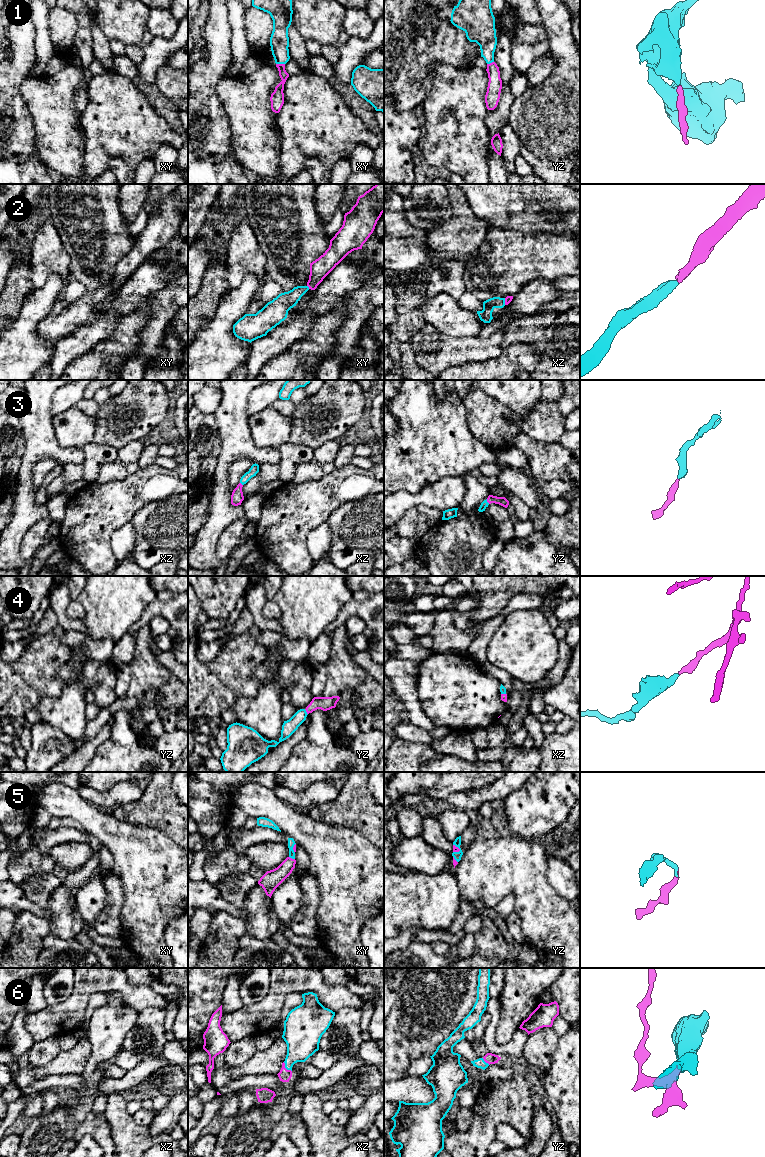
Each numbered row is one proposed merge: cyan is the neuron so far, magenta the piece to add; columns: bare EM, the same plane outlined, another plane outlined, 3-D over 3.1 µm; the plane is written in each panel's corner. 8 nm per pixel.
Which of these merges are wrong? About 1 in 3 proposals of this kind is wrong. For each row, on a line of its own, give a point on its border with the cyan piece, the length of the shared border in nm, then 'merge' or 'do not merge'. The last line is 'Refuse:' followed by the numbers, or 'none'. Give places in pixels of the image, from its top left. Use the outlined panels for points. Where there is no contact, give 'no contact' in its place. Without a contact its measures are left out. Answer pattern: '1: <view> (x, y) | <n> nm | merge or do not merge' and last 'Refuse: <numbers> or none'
1: xy (280, 63) | 70 nm | merge
2: xy (308, 287) | 40 nm | merge
3: yz (486, 501) | 50 nm | merge
4: yz (306, 712) | 50 nm | merge
5: xy (292, 858) | 50 nm | merge
6: xz (286, 1068) | 100 nm | merge
Refuse: none

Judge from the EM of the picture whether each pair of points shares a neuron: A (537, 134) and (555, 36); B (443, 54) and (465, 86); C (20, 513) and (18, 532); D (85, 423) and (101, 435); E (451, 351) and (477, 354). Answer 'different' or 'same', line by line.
A: same
B: different
C: same
D: different
E: same

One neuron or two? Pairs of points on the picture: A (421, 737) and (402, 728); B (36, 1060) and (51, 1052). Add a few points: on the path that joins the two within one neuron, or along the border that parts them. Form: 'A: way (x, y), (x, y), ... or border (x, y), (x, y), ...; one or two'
A: way (416, 734), (407, 731); one
B: way (40, 1056), (47, 1052); one

